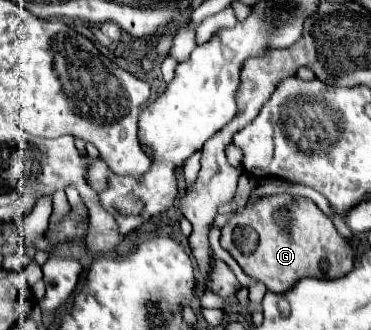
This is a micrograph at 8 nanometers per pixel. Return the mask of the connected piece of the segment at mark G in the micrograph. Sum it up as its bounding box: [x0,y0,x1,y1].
[221,195,353,293]

